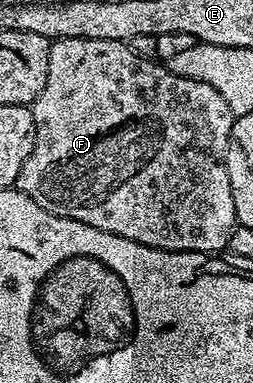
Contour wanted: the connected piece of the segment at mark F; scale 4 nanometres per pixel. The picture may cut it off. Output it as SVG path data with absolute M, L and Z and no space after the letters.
M57 37L49 47L49 75L45 75L45 87L41 87L41 95L29 107L35 124L35 142L29 159L25 159L25 167L21 167L21 175L17 188L37 207L45 207L53 215L61 215L69 219L77 219L89 227L97 227L101 231L109 231L113 235L121 235L125 239L133 239L133 243L141 243L145 247L164 249L174 253L214 253L222 254L223 249L231 241L237 230L233 193L230 191L230 175L227 170L227 152L231 147L231 128L236 121L235 114L229 111L229 103L221 99L218 91L213 91L209 83L194 81L181 75L173 75L166 64L150 57L142 57L134 53L126 41L113 39L89 39L88 37Z

